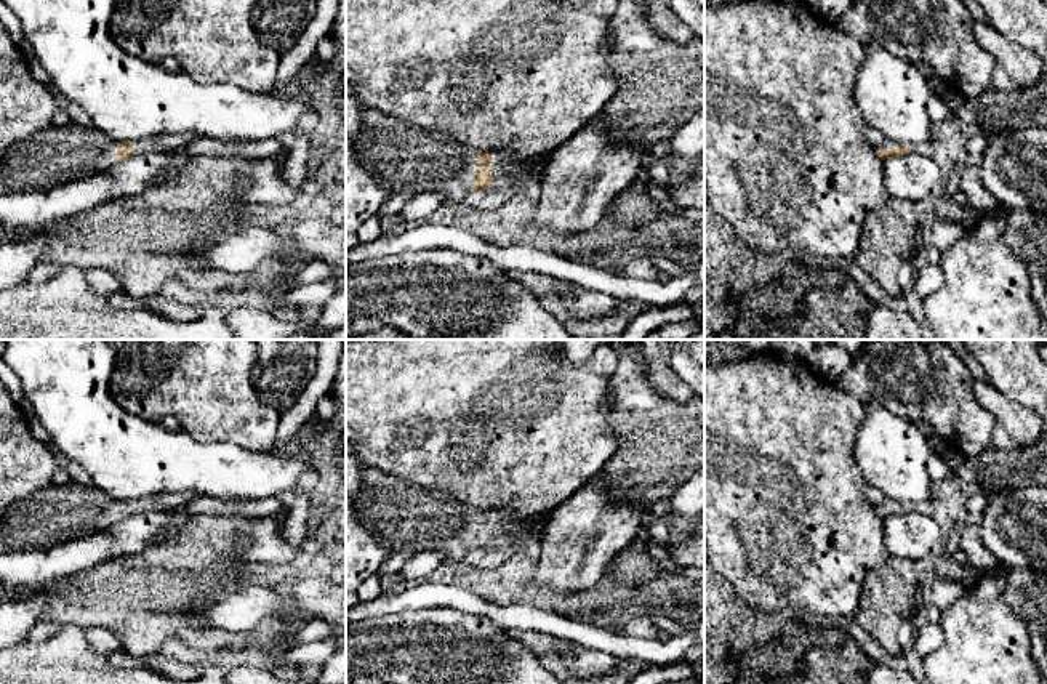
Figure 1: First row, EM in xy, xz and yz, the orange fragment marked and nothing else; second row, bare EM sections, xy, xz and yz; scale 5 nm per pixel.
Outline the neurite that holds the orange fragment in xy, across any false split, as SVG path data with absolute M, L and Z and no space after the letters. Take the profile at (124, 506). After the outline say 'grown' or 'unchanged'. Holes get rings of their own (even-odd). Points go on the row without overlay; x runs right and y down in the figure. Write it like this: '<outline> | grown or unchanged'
M50 484L3 513L0 554L22 548L50 548L91 535L134 513L186 509L195 495L163 492L115 501L96 487Z | grown

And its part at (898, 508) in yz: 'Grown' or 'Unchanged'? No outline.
Grown

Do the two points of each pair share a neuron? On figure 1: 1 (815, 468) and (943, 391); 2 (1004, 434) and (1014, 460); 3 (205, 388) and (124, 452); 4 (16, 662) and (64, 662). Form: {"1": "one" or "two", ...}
{"1": "one", "2": "two", "3": "two", "4": "one"}

